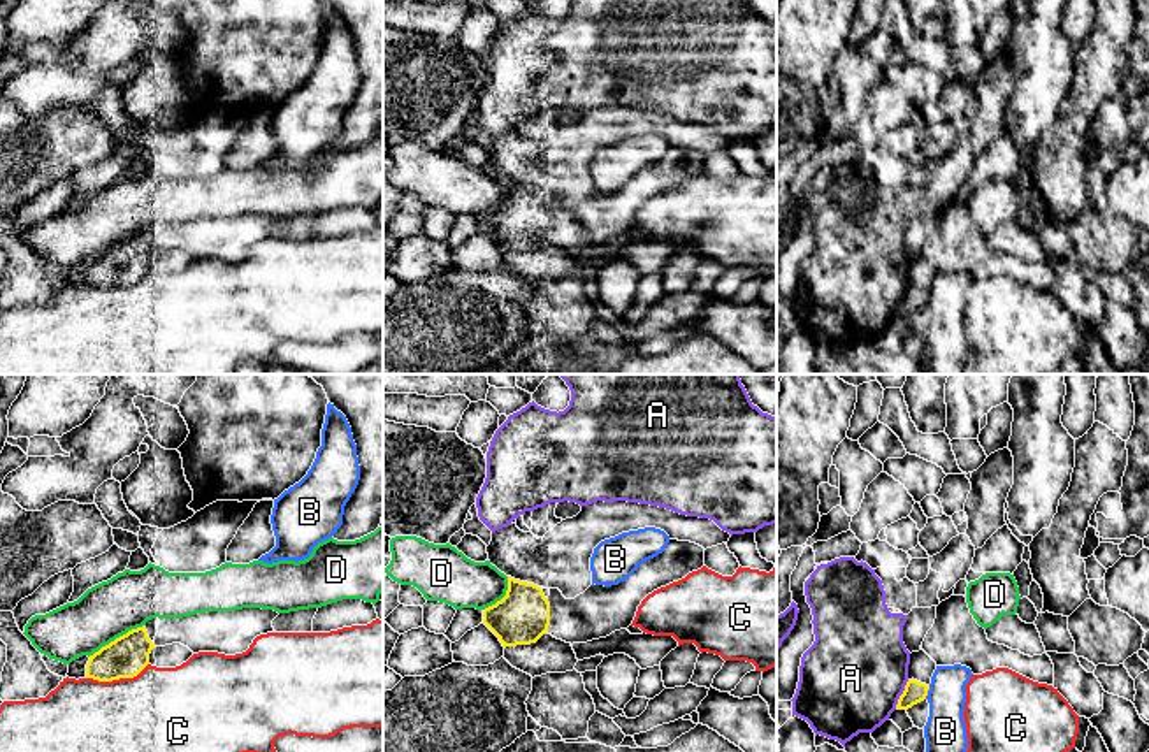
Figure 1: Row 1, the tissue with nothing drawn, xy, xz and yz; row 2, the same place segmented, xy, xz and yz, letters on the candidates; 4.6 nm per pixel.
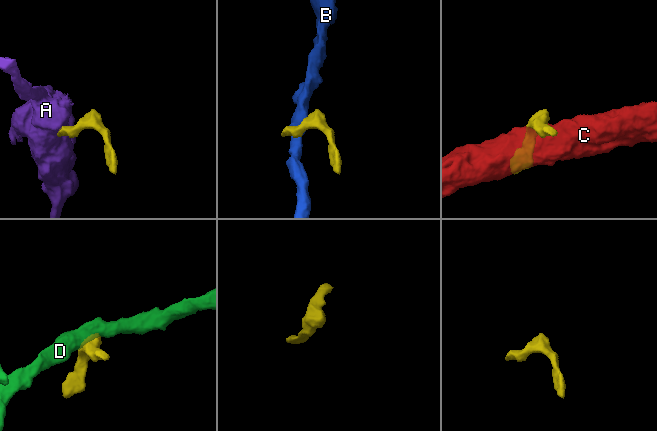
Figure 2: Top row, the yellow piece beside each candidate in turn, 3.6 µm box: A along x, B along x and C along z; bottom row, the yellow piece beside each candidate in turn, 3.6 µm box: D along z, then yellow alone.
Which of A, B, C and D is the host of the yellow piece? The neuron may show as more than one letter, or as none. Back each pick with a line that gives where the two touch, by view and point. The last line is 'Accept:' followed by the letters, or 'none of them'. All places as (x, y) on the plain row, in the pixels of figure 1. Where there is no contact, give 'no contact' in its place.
Accept: none of them

